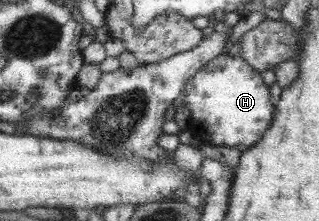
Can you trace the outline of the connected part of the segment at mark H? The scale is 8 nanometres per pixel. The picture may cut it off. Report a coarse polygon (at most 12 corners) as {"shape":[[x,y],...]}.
{"shape":[[222,53],[183,88],[192,131],[254,146],[275,117],[270,88]]}

